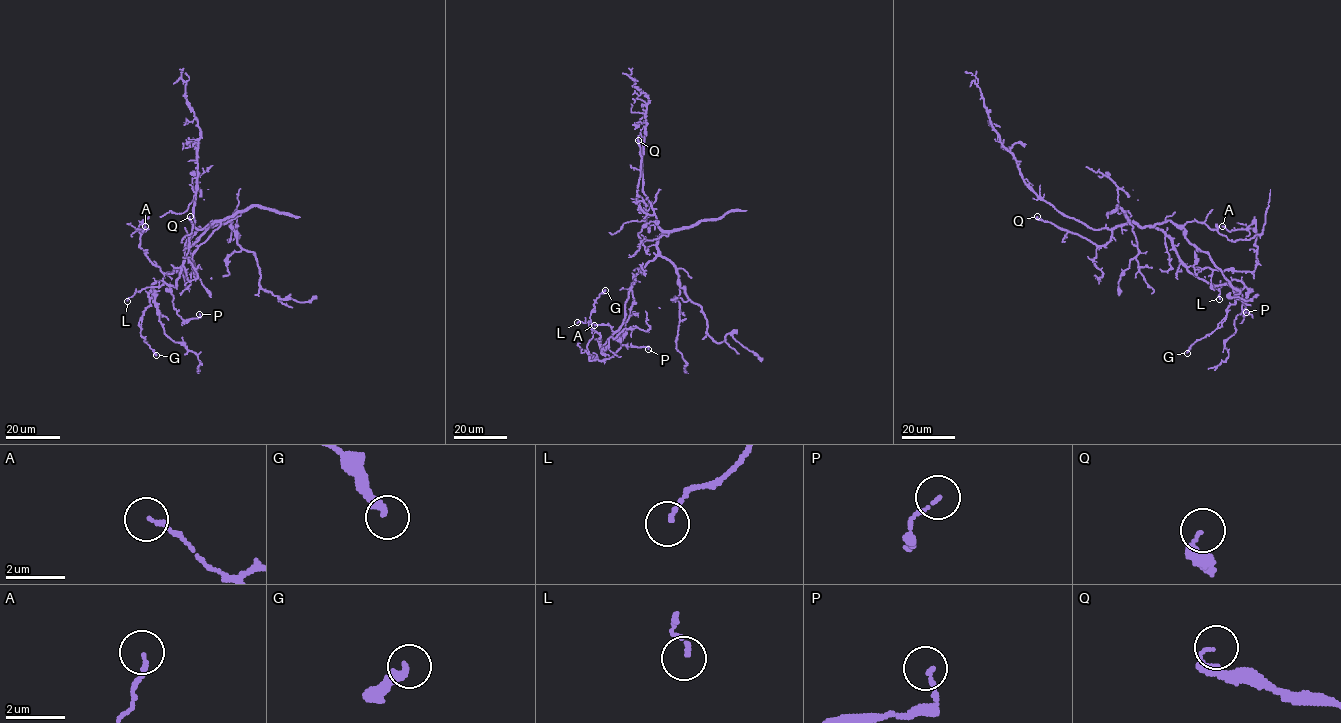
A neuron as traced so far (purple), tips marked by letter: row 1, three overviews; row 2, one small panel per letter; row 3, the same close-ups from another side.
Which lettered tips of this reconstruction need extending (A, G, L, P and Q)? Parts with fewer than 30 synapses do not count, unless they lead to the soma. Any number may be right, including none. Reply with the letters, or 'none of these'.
Q

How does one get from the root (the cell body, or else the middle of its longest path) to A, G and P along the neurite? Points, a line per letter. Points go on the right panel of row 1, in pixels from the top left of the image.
A: (1140, 227), (1159, 229), (1187, 266), (1253, 271), (1257, 262), (1256, 223), (1230, 231), (1222, 226)
G: (1140, 227), (1159, 229), (1182, 264), (1200, 278), (1217, 286), (1233, 279), (1244, 285), (1218, 326), (1187, 353)
P: (1140, 227), (1159, 229), (1172, 242), (1180, 261), (1196, 276), (1238, 290), (1242, 295), (1244, 318), (1246, 312)

